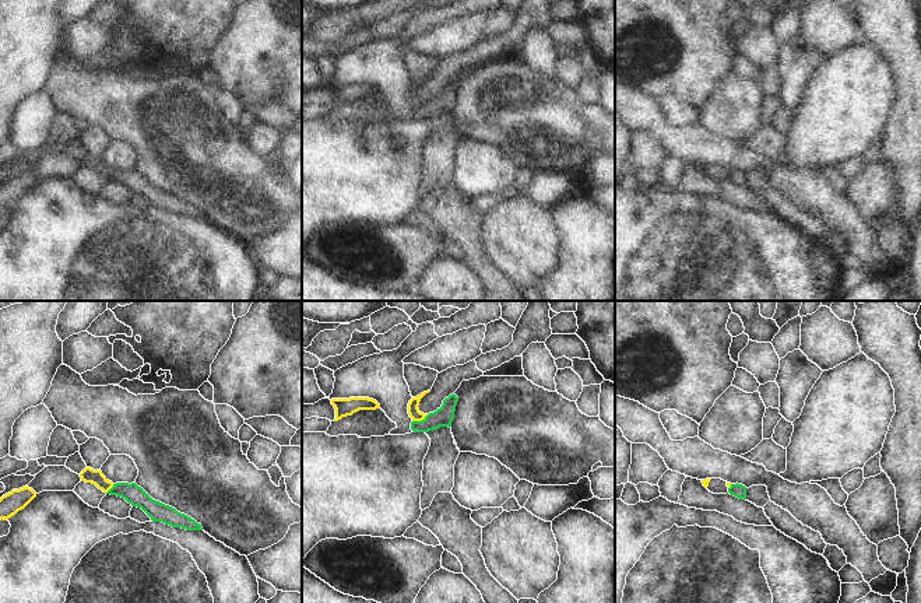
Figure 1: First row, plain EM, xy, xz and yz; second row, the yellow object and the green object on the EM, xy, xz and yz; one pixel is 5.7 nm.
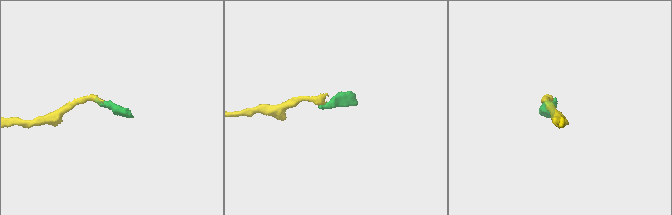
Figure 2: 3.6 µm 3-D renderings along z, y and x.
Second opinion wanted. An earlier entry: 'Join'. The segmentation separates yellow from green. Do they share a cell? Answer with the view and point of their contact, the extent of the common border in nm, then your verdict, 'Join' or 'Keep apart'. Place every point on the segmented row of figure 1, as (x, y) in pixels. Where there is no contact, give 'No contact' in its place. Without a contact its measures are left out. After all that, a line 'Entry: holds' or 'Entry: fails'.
Touches yellow at xz (419, 420). Shared border 100 nm. Keep apart.
Entry: fails

